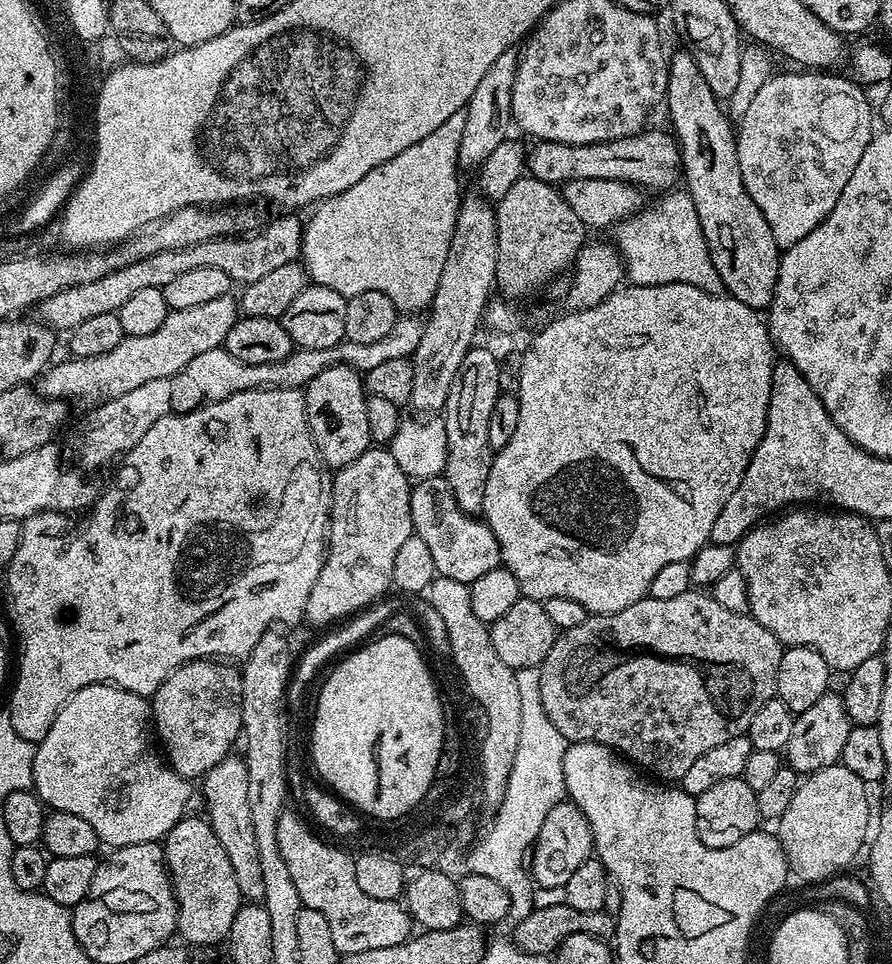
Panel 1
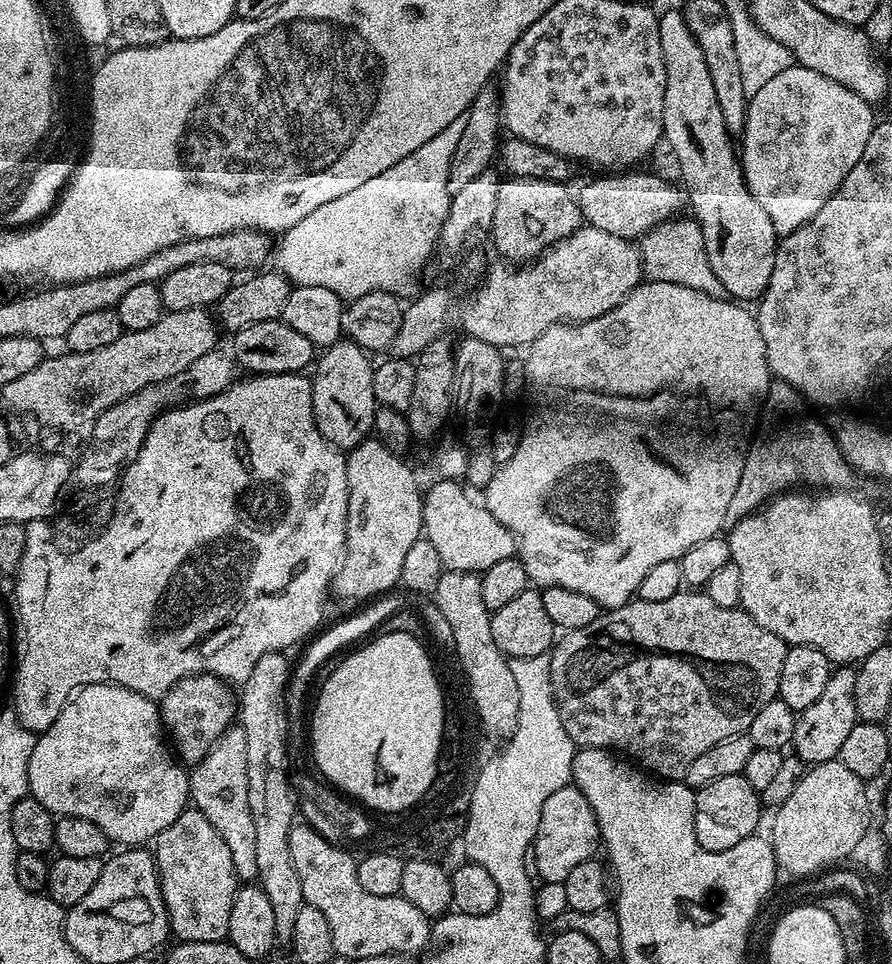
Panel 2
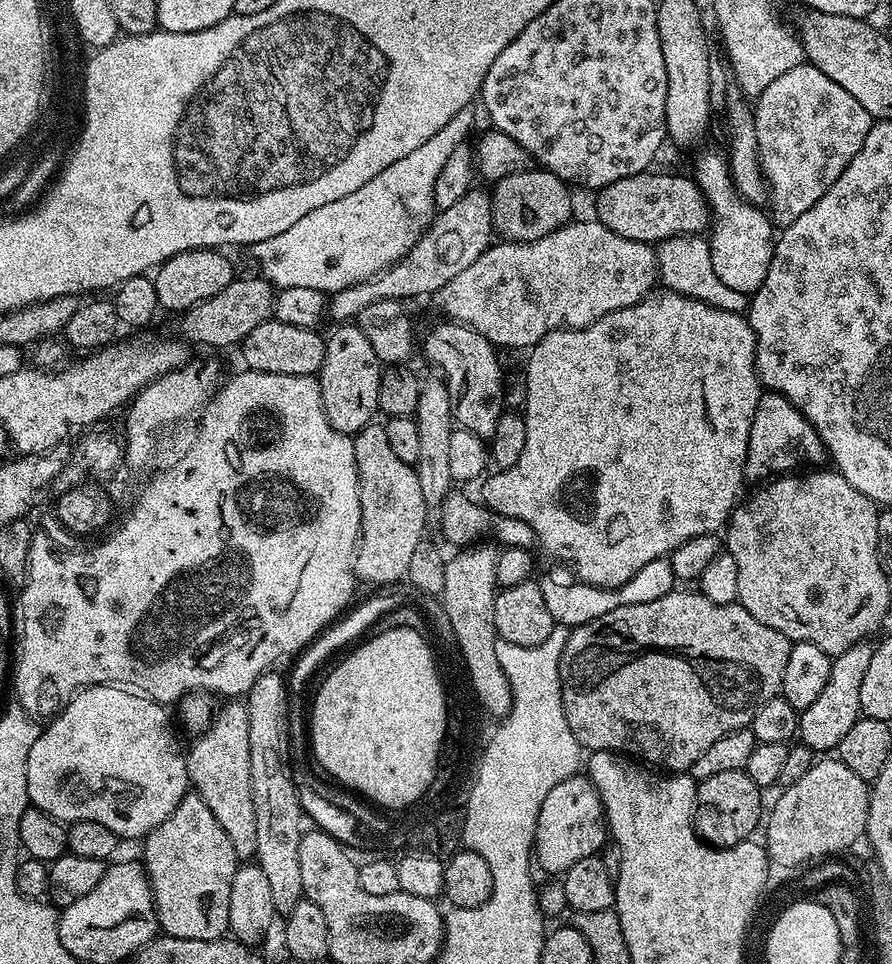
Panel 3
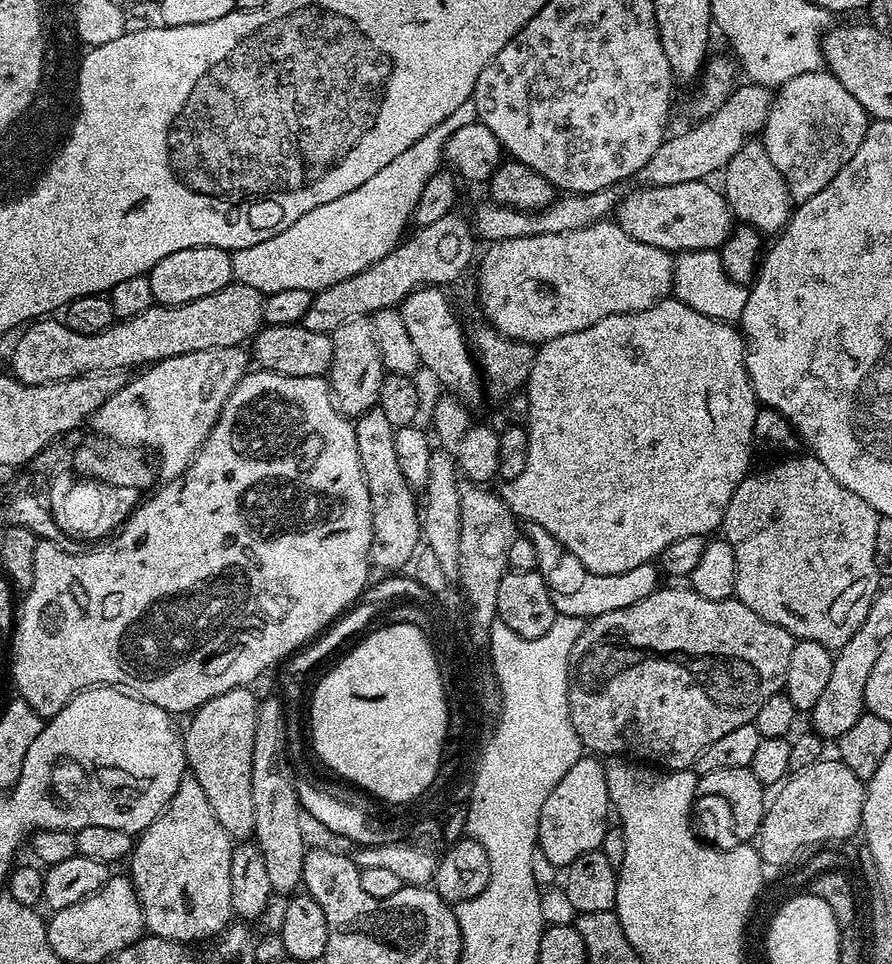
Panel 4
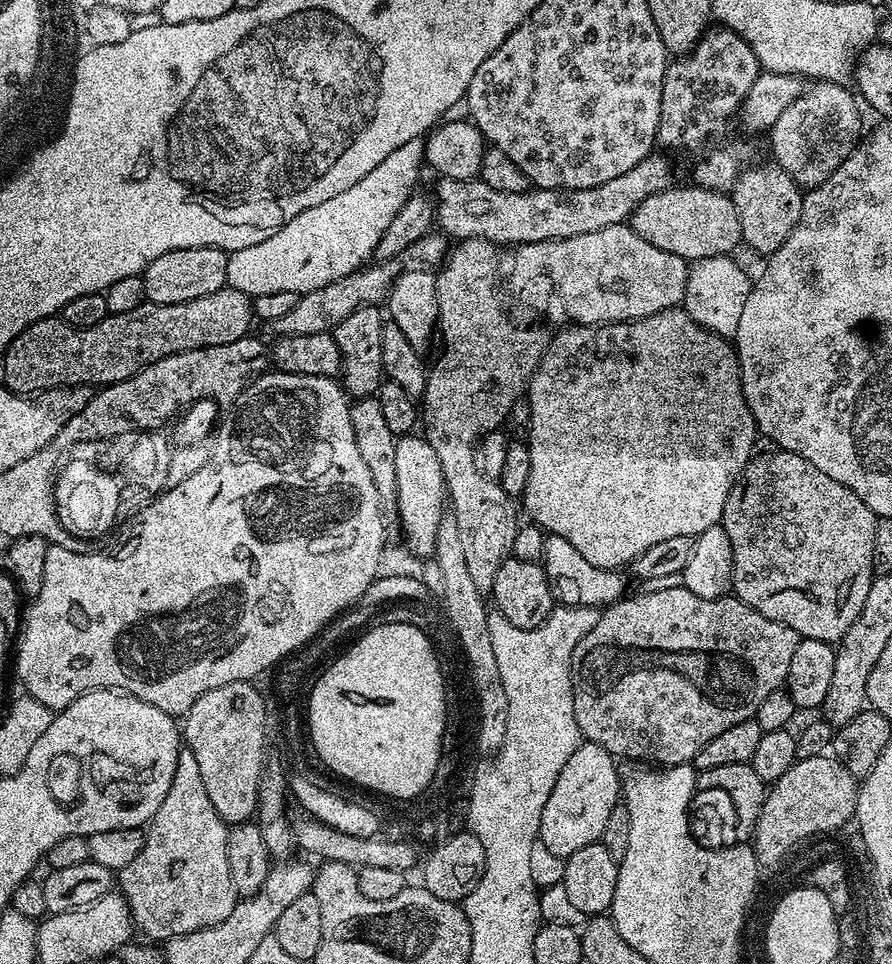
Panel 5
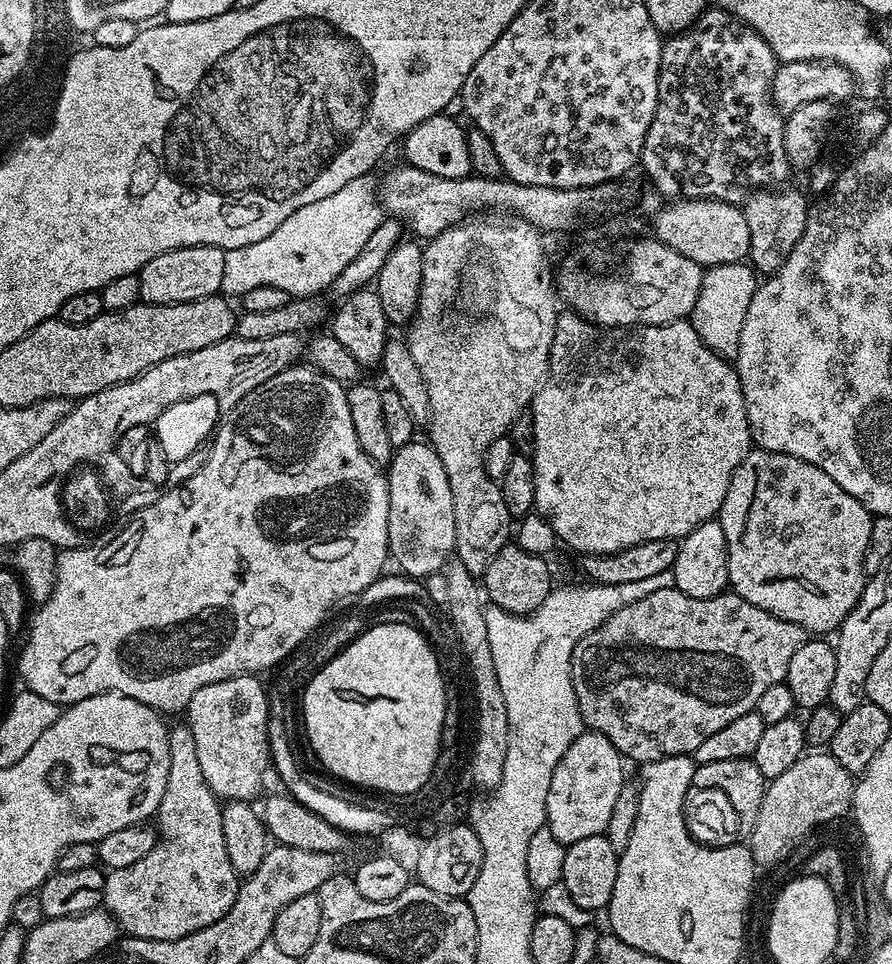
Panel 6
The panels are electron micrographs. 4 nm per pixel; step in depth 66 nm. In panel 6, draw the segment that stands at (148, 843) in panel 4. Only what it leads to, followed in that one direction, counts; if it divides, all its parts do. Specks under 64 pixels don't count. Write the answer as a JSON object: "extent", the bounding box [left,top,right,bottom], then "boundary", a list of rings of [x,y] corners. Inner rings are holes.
{"extent":[103,723,242,940],"boundary":[[[187,723],[169,727],[170,774],[166,774],[166,794],[162,794],[160,809],[154,820],[158,825],[158,835],[154,850],[134,862],[134,866],[113,868],[104,877],[103,907],[111,912],[112,919],[127,935],[155,940],[177,940],[202,926],[218,922],[234,906],[234,898],[242,883],[230,866],[230,854],[226,854],[226,838],[222,838],[221,801],[206,786],[206,777],[198,762],[198,750],[194,747],[194,734]]]}

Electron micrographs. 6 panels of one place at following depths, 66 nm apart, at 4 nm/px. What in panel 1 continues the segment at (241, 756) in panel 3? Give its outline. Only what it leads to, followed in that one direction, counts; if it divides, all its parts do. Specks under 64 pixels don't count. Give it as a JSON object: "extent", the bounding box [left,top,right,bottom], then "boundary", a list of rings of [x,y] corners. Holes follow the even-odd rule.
{"extent":[202,754,266,902],"boundary":[[[230,754],[218,766],[214,766],[202,778],[204,784],[204,804],[208,807],[206,819],[218,834],[222,850],[234,866],[234,879],[238,882],[241,897],[248,902],[263,901],[266,885],[262,883],[262,865],[258,858],[258,838],[254,838],[254,822],[250,822],[250,798],[246,798],[248,771],[239,755]]]}

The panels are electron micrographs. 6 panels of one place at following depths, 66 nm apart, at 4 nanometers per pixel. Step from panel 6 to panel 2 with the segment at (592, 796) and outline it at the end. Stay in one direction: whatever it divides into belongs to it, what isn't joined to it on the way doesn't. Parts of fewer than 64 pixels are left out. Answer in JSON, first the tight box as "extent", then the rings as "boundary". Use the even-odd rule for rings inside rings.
{"extent":[530,786,601,885],"boundary":[[[574,786],[554,790],[542,806],[542,818],[538,822],[536,837],[530,849],[530,860],[537,864],[537,874],[541,881],[548,884],[563,885],[570,870],[581,862],[593,859],[601,847],[600,827],[586,802],[586,794]]]}

